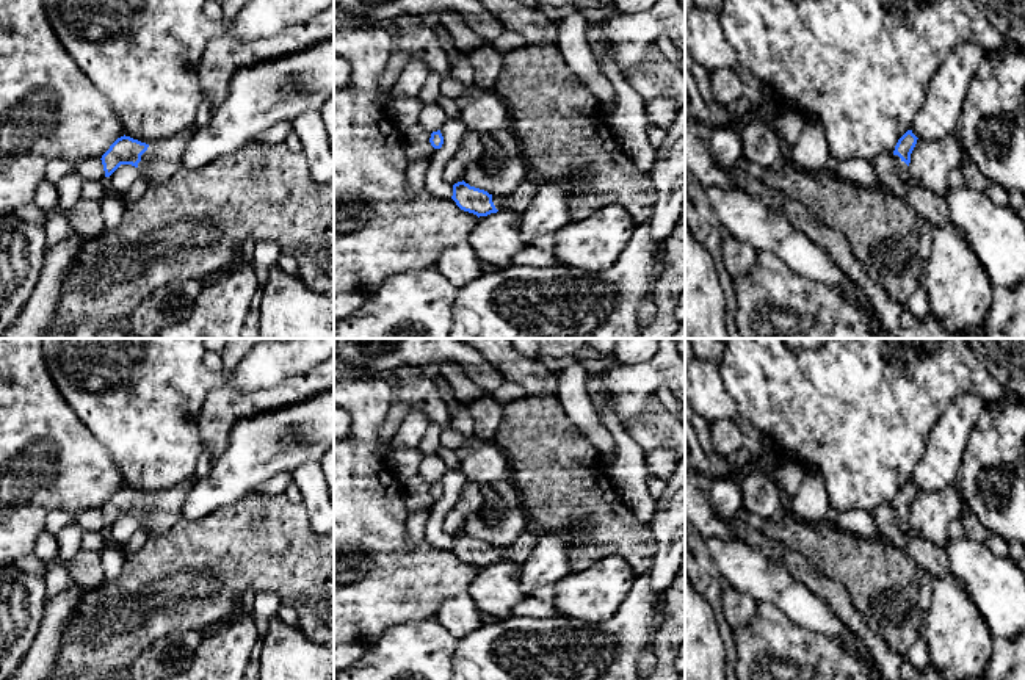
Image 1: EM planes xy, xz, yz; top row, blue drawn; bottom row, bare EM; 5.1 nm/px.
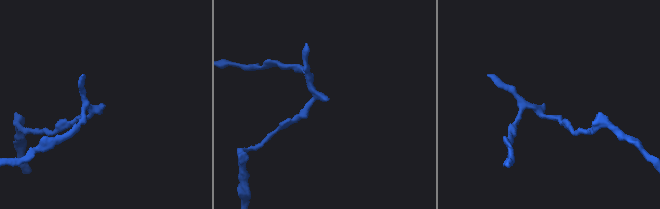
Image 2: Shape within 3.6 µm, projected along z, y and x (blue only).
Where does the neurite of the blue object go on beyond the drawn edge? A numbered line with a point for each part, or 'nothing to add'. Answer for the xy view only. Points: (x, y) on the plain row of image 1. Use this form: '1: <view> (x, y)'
1: xy (162, 511)

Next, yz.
1: yz (931, 558)

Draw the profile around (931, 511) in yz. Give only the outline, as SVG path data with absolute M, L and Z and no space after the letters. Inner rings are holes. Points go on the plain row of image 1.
M958 483L936 490L917 490L907 519L909 533L944 548L950 539L948 525L959 519L964 505Z

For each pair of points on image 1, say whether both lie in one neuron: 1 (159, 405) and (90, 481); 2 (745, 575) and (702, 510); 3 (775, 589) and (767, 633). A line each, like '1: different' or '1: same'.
1: different
2: different
3: different

